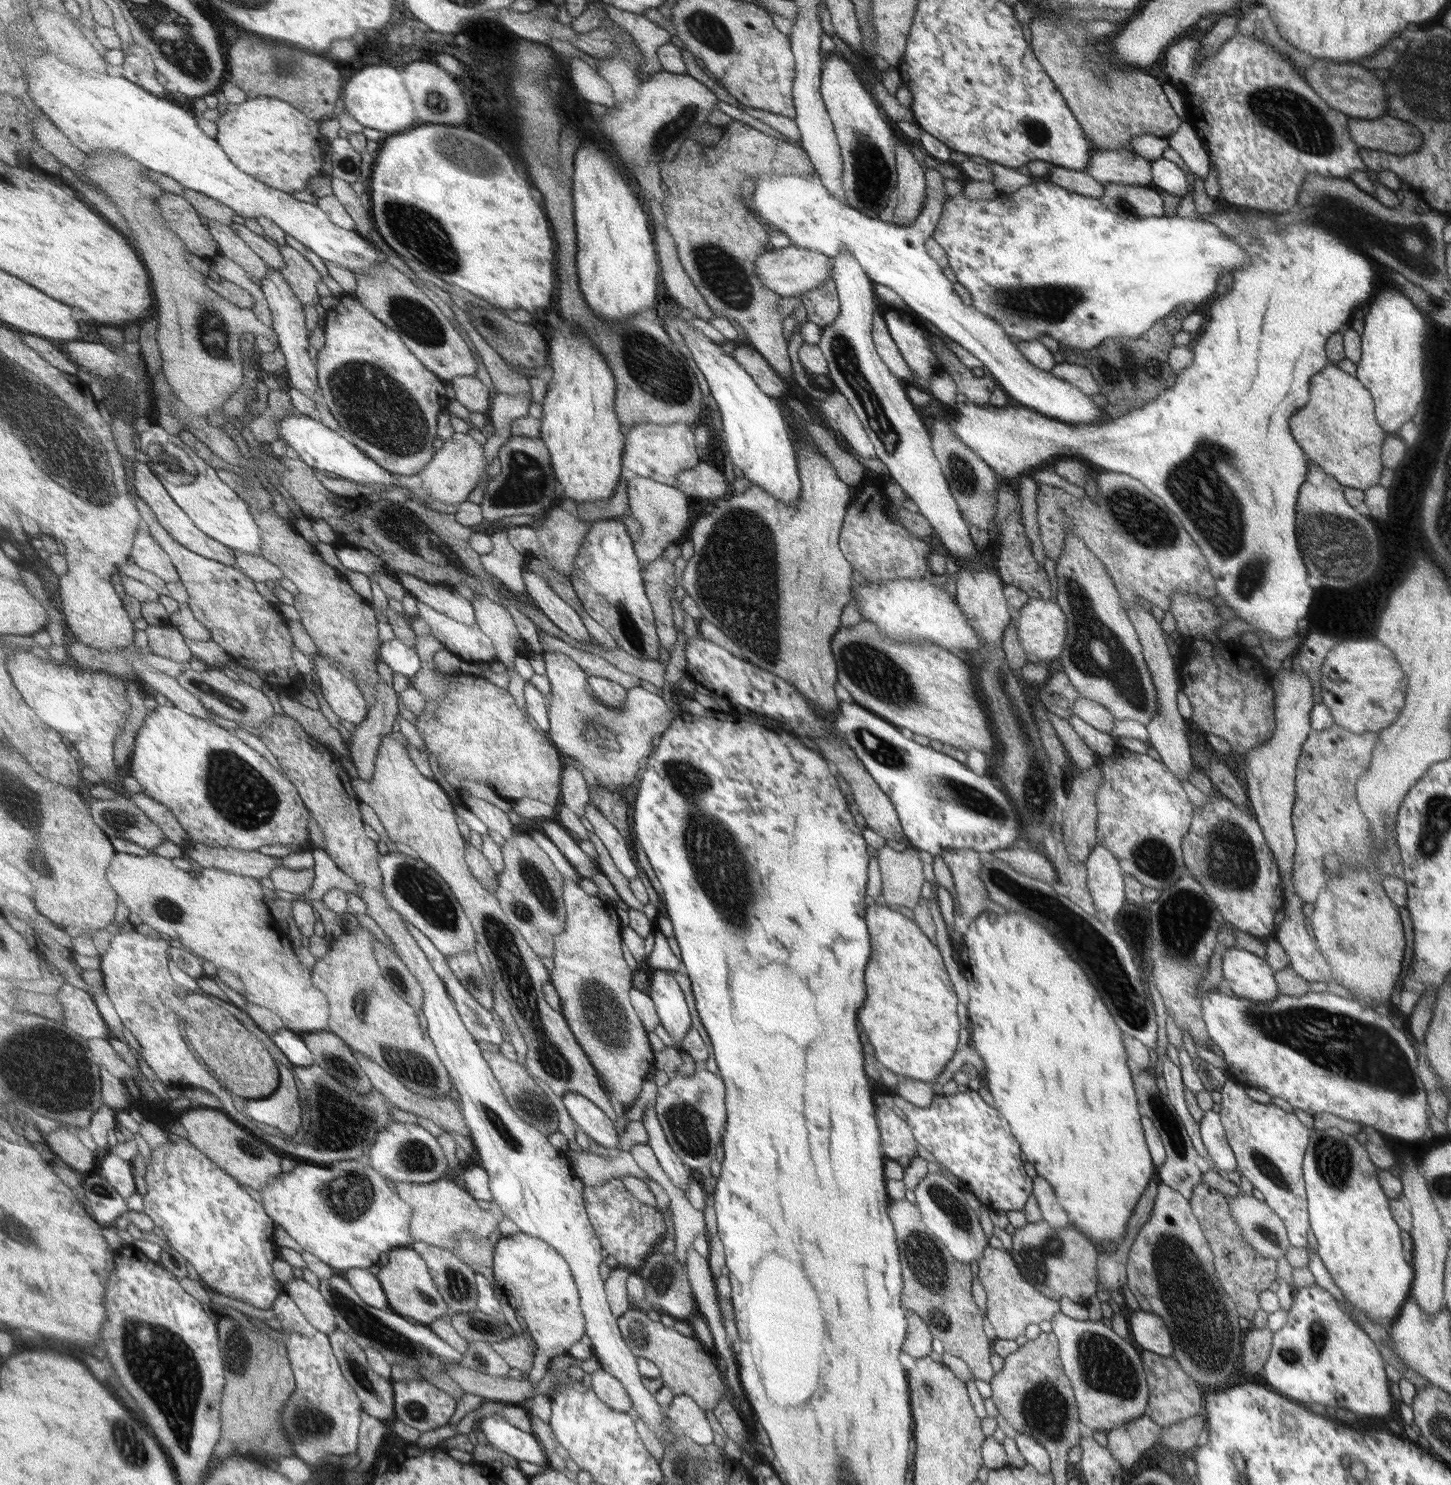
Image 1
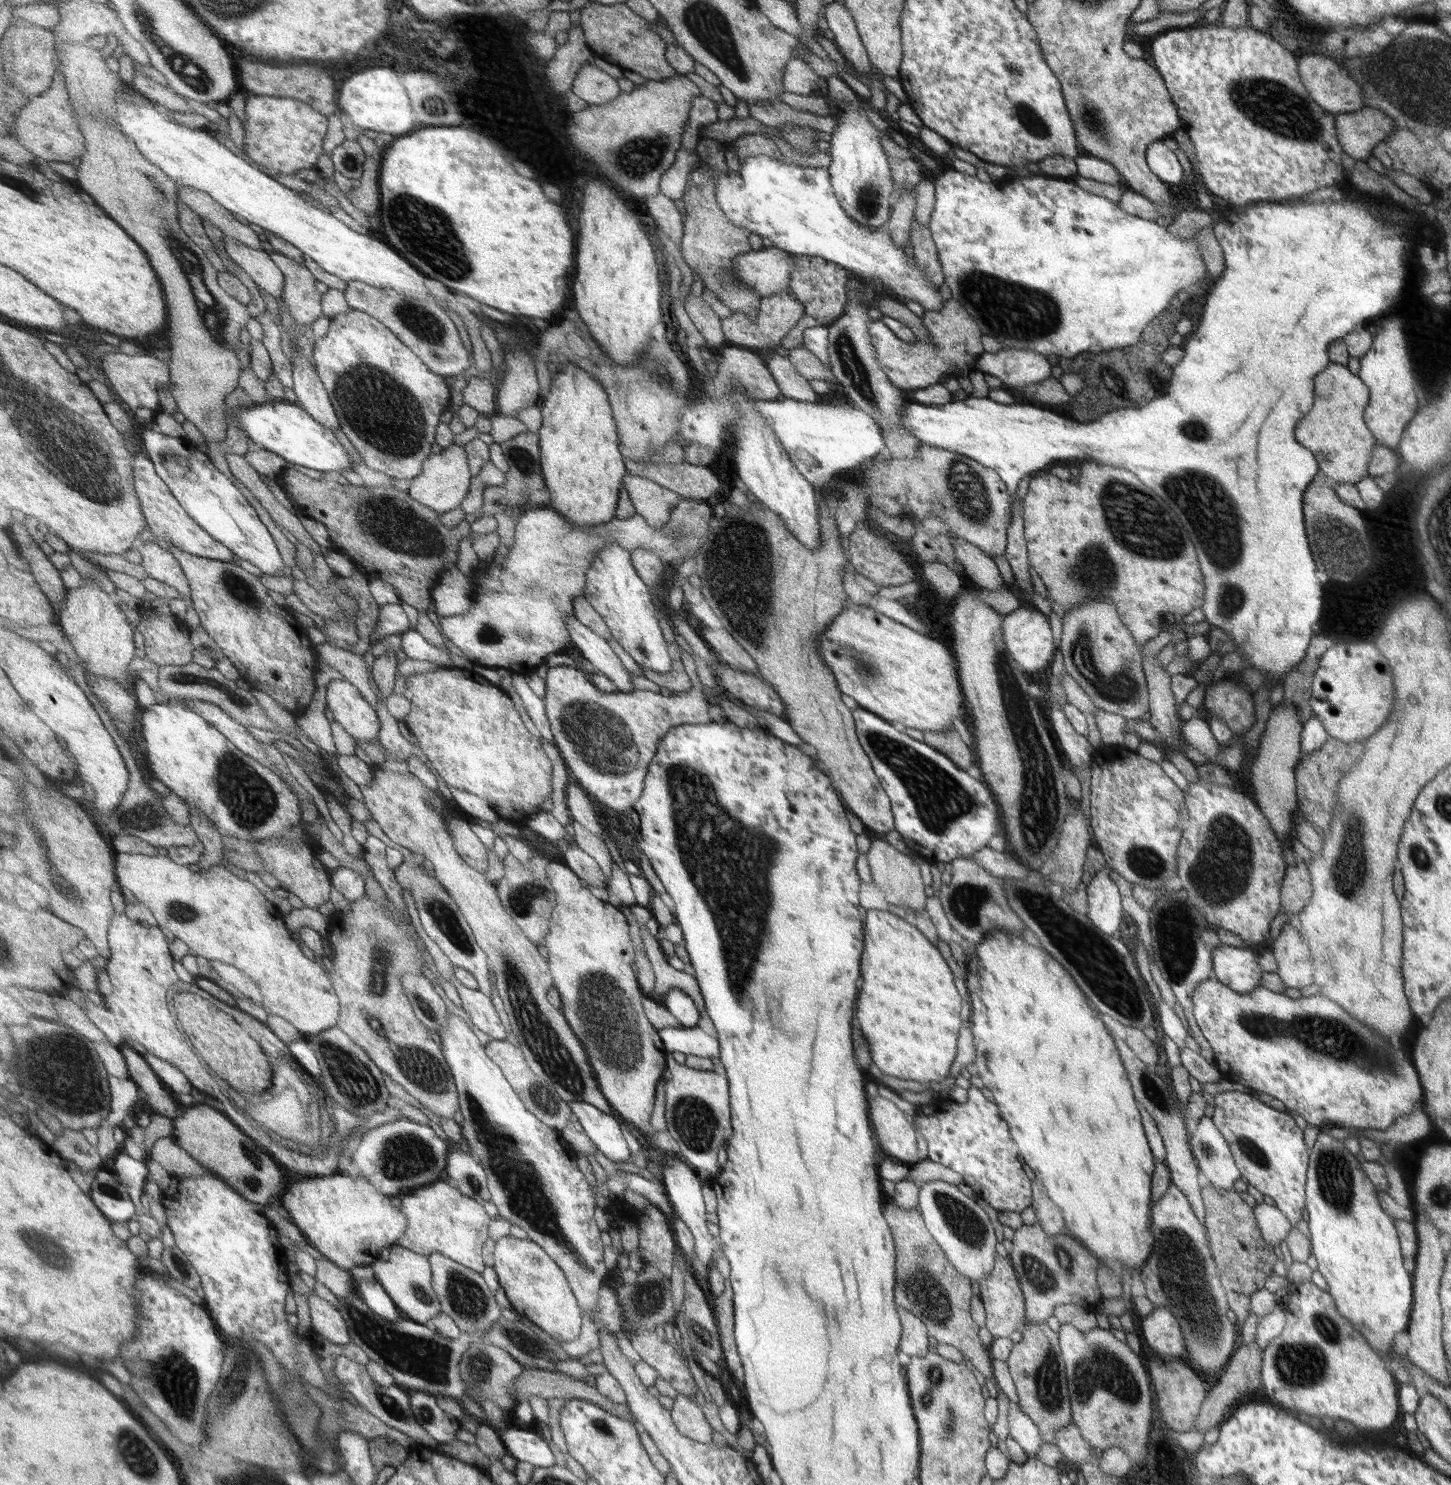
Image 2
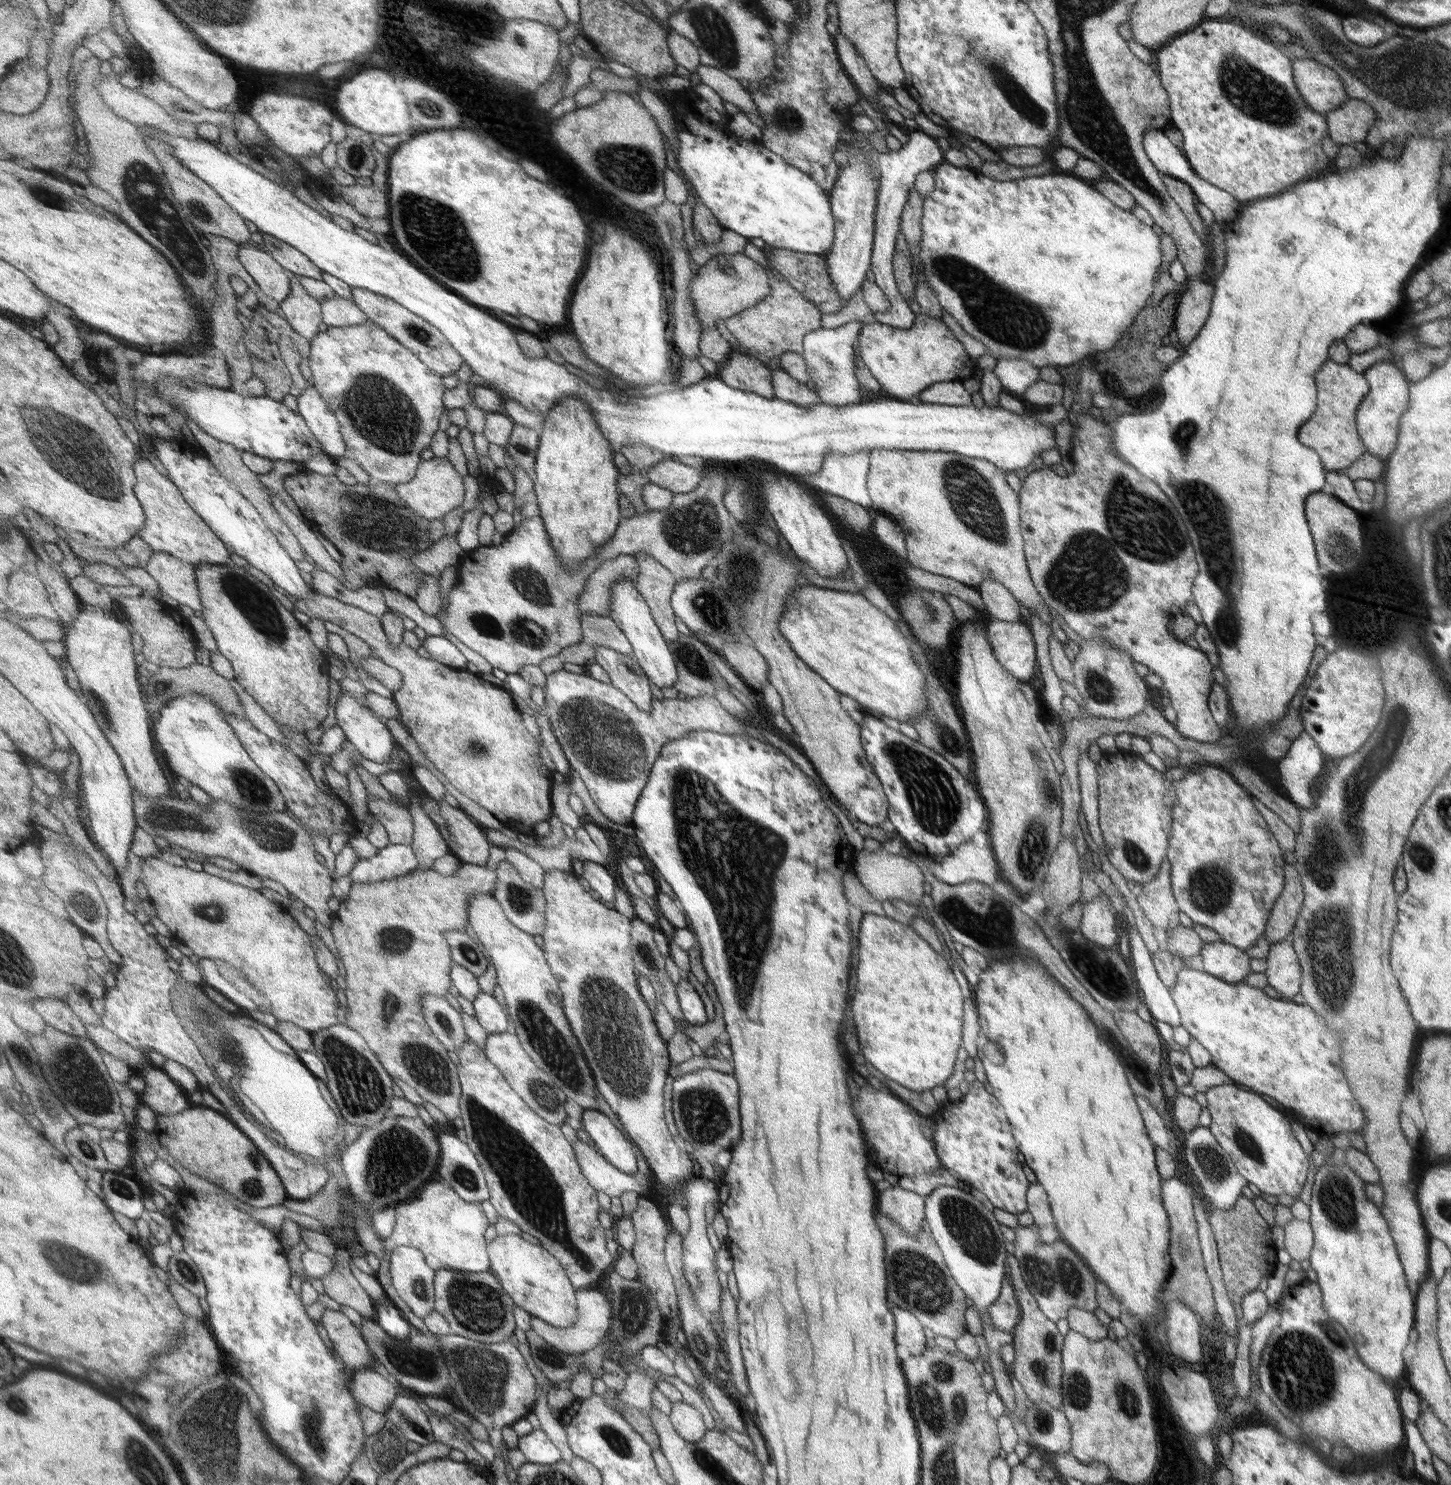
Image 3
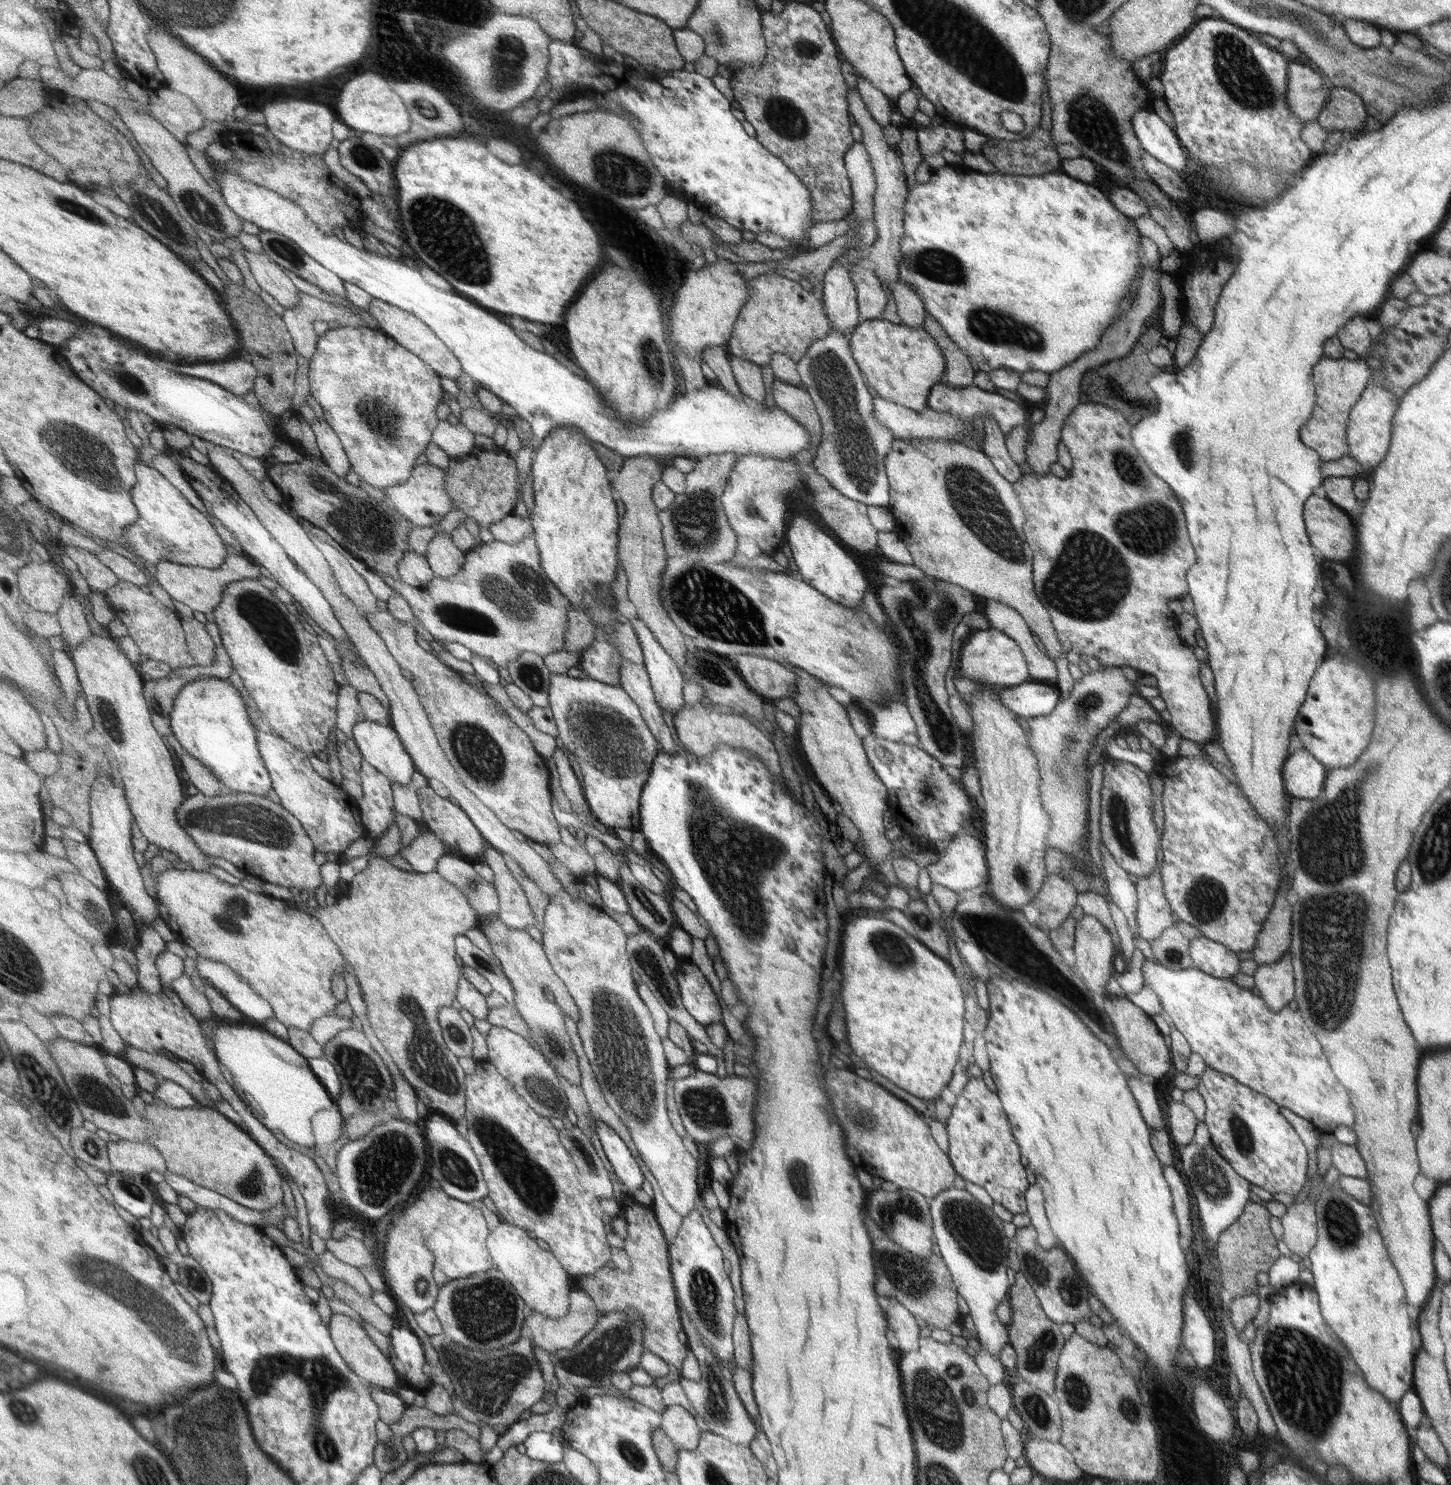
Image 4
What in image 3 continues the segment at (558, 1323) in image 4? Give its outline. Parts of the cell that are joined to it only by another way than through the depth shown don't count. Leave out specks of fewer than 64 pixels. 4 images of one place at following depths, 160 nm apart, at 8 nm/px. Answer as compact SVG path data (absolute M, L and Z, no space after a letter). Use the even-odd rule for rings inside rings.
M595 1288L576 1291L578 1308L580 1309L579 1322L571 1328L557 1328L547 1324L541 1318L531 1319L531 1328L537 1331L549 1344L567 1354L587 1354L589 1350L599 1346L612 1327L614 1308L612 1302L605 1296L605 1293L596 1291Z

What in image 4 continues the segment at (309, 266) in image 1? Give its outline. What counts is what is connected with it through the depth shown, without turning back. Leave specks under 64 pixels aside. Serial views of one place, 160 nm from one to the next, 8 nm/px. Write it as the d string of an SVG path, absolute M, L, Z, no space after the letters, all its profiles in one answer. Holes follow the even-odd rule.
M300 292L298 297L300 301L286 309L281 318L294 338L298 354L309 360L318 350L319 336L315 332L315 322L318 320L339 321L342 326L368 327L352 310L344 306L329 304L304 292Z

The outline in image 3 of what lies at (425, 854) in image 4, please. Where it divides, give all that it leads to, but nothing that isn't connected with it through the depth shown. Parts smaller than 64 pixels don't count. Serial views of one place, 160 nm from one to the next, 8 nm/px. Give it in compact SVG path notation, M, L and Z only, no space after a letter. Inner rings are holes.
M389 843L370 859L359 859L350 872L352 882L379 882L416 870L418 860L412 845Z

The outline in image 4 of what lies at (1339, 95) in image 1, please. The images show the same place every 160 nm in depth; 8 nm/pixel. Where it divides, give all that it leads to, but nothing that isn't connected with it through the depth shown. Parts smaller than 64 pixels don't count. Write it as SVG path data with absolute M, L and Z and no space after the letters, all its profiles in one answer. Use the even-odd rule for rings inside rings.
M1295 60L1289 64L1288 76L1285 97L1289 110L1301 122L1314 122L1330 98L1329 88L1324 86L1323 78L1317 72Z

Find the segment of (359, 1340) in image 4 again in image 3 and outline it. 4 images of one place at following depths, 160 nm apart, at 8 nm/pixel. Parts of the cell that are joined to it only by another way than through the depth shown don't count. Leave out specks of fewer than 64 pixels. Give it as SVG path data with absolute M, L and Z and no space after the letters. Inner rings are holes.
M326 1308L321 1322L333 1342L334 1349L349 1369L371 1369L373 1356L362 1331L343 1312Z

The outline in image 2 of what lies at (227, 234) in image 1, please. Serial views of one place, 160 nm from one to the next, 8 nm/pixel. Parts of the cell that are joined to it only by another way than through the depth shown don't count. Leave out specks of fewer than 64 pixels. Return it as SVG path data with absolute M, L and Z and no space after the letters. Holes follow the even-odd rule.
M224 236L228 256L268 294L281 298L284 294L285 275L275 264L268 251L255 250L233 236Z

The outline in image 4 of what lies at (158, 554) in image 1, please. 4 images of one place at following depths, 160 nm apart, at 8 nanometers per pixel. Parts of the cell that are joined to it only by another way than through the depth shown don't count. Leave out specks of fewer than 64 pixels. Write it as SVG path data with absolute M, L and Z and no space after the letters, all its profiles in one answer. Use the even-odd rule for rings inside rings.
M228 555L223 567L212 570L203 567L184 566L169 560L161 560L156 566L156 579L172 598L183 605L190 607L192 611L203 614L214 613L215 608L221 604L225 588L237 580L258 579L263 576L259 565L247 557Z

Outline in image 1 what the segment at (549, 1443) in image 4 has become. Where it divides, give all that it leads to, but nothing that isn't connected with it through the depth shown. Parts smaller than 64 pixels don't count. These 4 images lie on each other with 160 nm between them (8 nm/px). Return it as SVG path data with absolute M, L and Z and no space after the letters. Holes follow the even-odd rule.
M497 1413L477 1420L476 1425L493 1448L514 1456L517 1460L538 1464L542 1469L548 1468L545 1449L532 1432L519 1430Z

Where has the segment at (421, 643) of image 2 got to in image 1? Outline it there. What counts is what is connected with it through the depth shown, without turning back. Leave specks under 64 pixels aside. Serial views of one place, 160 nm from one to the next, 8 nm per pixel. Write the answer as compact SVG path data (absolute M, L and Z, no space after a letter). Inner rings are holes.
M396 637L382 643L380 658L392 672L406 677L414 677L421 668L421 657L416 651L416 646L409 646Z

